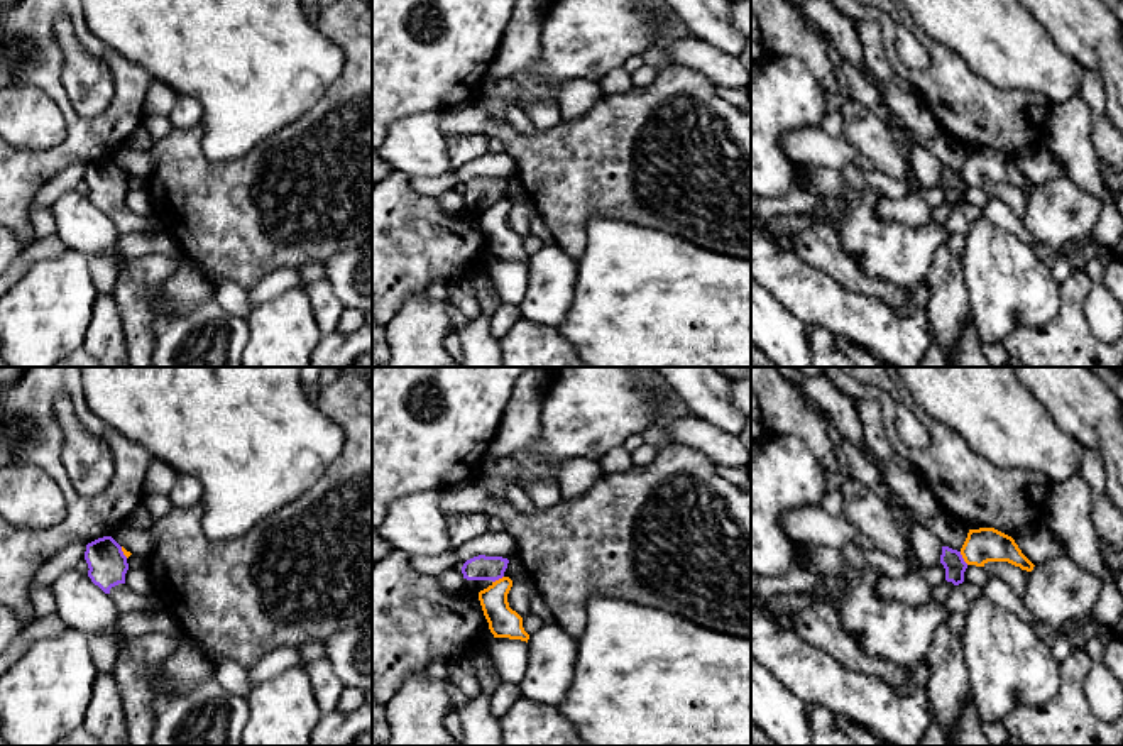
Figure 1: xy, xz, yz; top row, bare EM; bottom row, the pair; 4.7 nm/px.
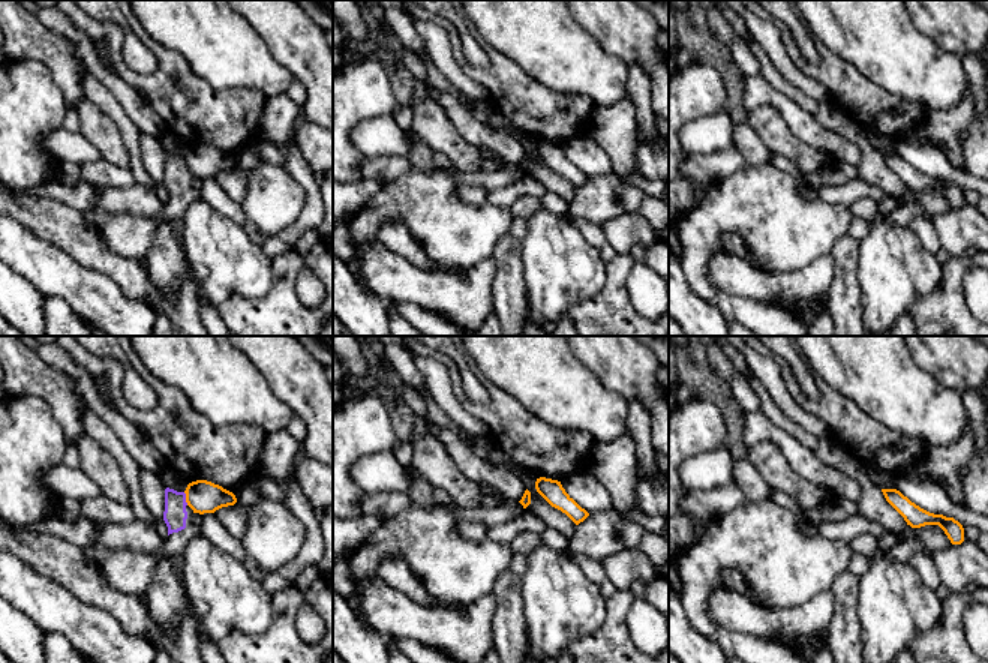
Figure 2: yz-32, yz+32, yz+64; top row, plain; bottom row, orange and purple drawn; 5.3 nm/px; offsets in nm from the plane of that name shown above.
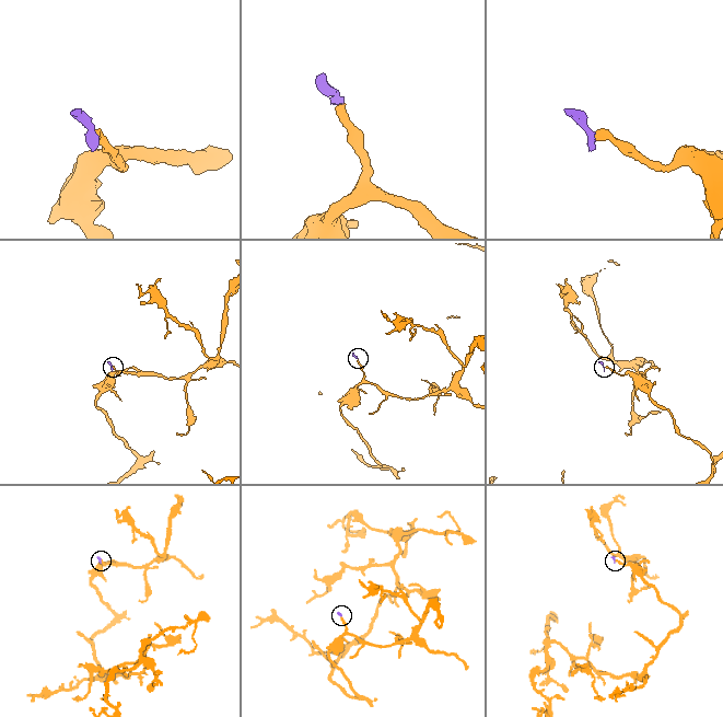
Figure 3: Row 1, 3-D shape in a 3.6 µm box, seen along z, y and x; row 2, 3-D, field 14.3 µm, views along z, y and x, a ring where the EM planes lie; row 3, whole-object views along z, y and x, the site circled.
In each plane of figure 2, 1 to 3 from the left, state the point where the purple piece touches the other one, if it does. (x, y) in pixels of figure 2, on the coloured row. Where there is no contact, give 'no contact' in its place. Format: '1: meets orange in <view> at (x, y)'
1: meets orange in yz-32 at (186, 498)
2: no contact
3: no contact

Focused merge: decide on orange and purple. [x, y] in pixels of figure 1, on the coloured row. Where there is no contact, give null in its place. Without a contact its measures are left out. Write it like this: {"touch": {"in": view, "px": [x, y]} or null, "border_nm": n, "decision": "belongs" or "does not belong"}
{"touch": {"in": "yz", "px": [963, 557]}, "border_nm": 80, "decision": "does not belong"}

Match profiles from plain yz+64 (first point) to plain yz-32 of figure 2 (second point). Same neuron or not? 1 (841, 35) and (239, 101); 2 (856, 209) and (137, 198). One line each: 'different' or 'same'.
1: different
2: same

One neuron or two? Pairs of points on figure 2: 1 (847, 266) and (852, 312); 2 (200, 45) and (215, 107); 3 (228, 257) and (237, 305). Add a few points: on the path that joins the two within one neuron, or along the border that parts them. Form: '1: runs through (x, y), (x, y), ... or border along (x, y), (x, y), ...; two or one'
1: runs through (847, 278), (847, 300); one
2: border along (183, 59), (213, 87), (219, 90), (243, 89); two
3: border along (269, 287), (260, 296), (231, 294), (218, 308); two

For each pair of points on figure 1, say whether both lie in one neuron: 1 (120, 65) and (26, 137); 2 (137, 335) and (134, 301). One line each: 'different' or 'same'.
1: different
2: same

